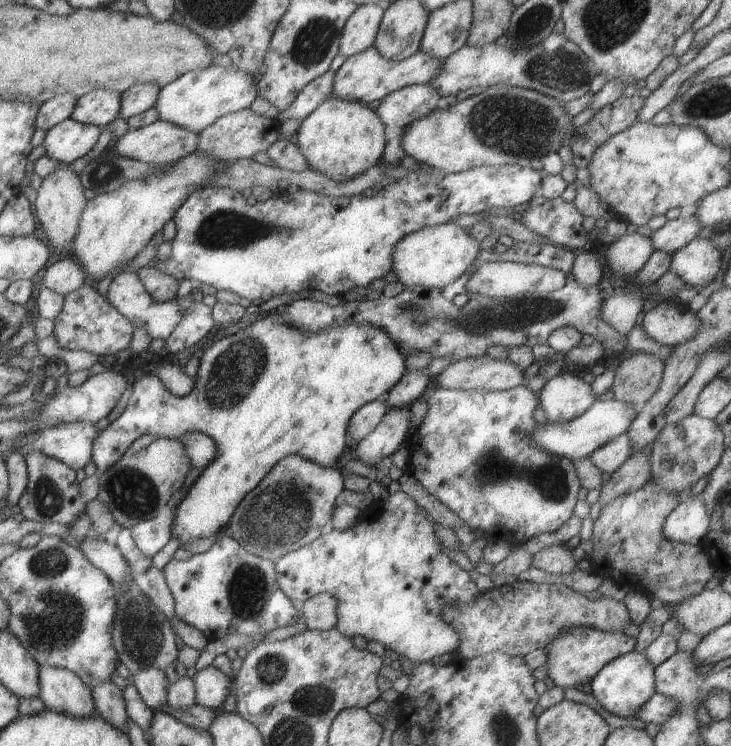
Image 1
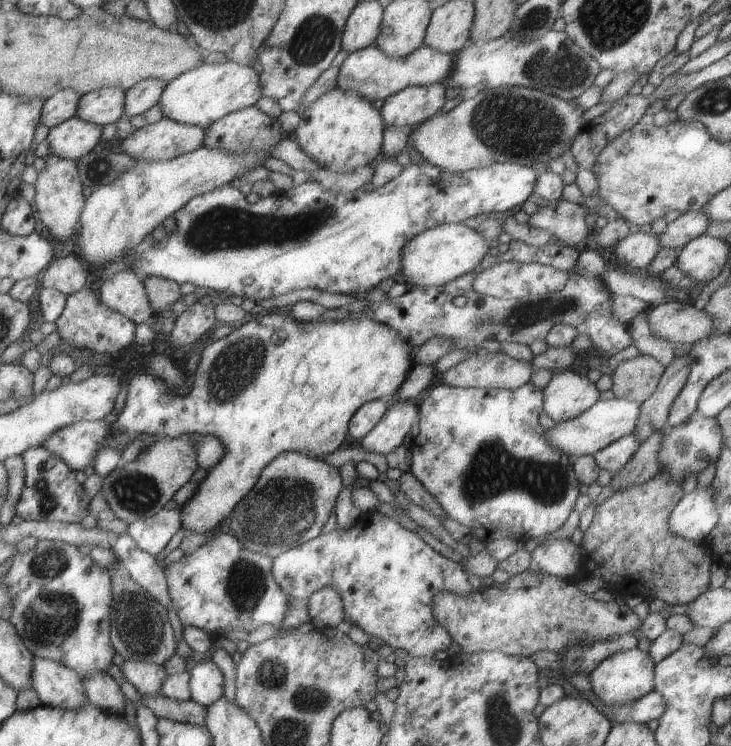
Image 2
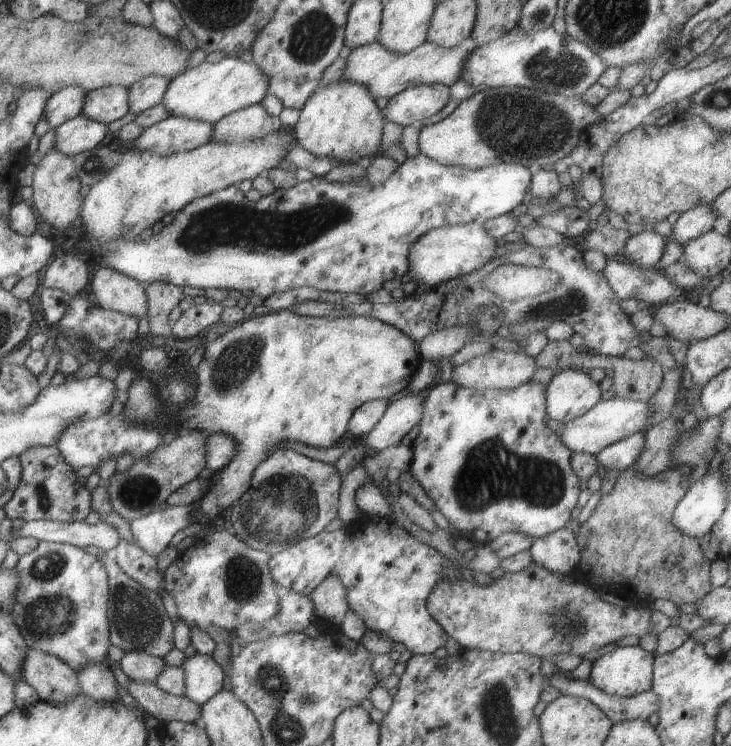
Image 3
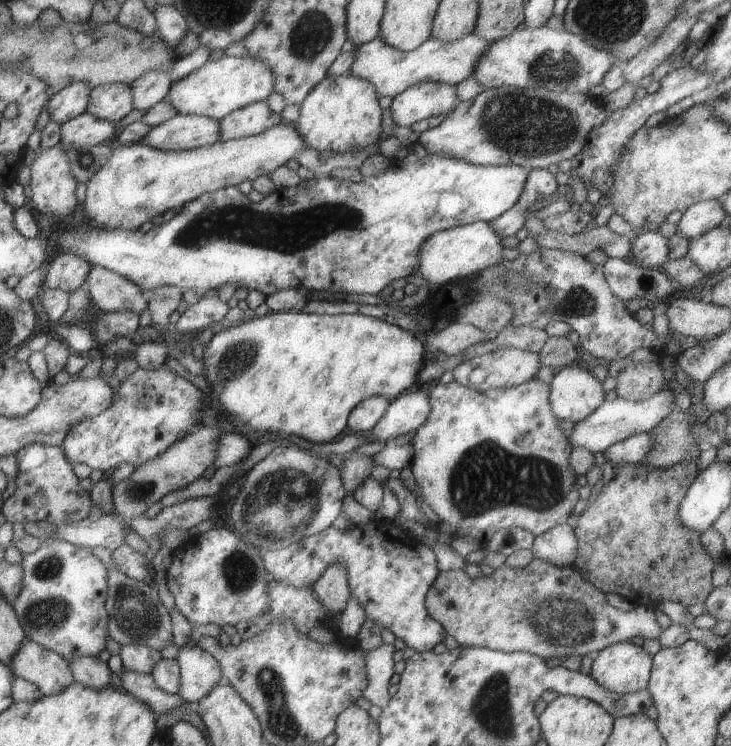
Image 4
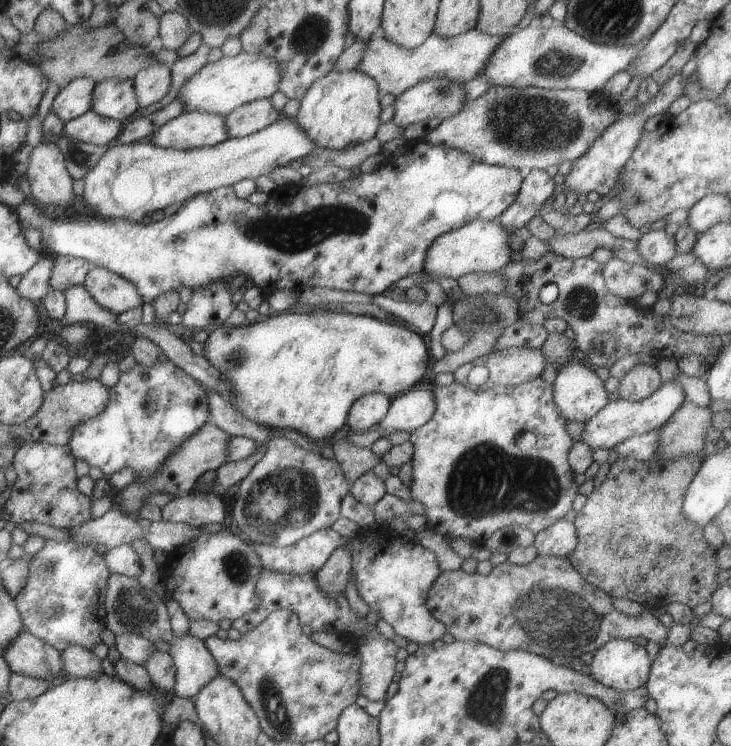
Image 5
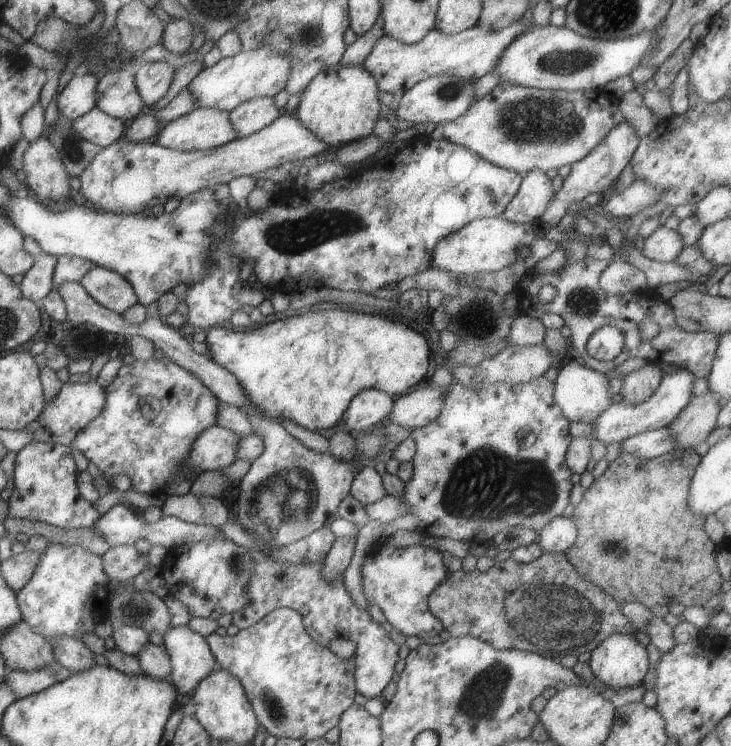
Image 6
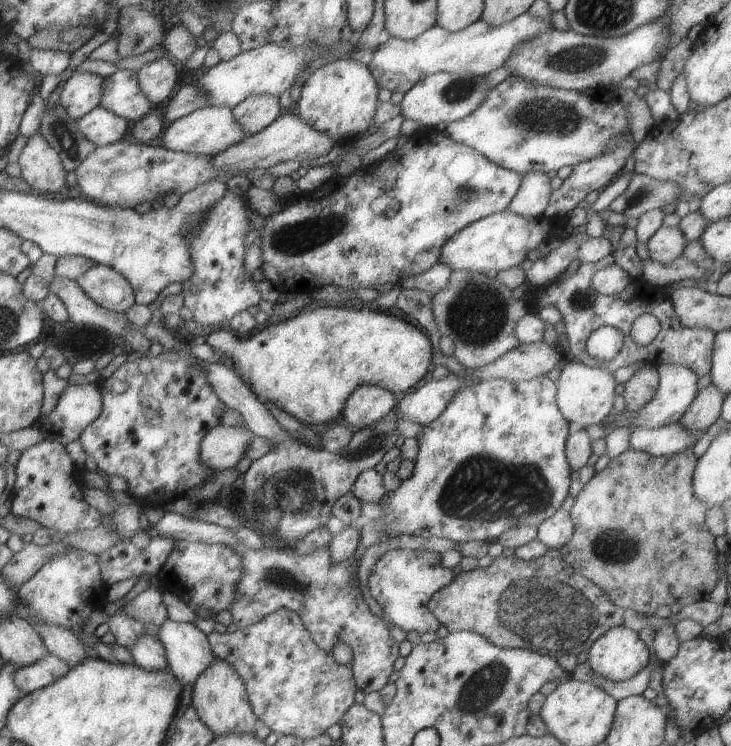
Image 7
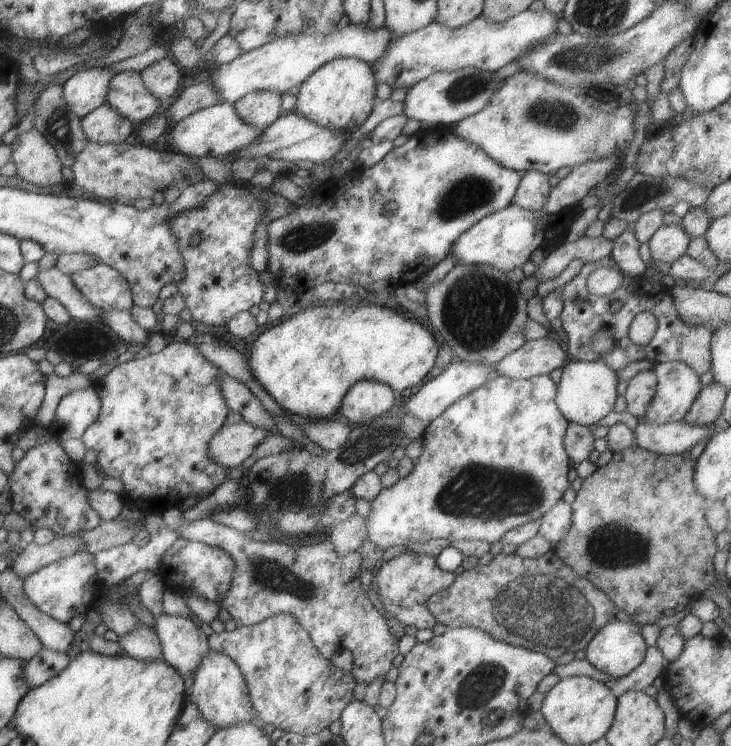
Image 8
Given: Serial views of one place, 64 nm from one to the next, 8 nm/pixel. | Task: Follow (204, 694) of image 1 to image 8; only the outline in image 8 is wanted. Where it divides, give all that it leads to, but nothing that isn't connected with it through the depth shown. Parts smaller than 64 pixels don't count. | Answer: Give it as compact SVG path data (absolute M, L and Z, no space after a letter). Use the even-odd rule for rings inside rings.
M160 614L156 619L163 660L183 678L195 672L200 661L210 652L207 637L193 620Z

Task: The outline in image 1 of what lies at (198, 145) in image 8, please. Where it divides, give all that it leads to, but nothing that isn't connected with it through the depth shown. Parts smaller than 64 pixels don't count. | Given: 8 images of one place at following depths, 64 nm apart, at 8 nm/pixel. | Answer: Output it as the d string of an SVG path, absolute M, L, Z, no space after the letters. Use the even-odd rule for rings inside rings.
M157 119L142 128L129 130L122 138L118 138L114 154L120 158L129 158L150 164L170 165L196 151L198 138L200 136L196 132L190 132L186 128L180 128L180 126L174 126L174 124Z

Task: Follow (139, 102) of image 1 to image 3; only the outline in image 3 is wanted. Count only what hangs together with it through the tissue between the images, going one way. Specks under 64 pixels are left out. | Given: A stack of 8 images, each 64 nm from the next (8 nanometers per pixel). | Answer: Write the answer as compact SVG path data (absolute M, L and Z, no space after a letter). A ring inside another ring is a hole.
M146 76L129 86L130 114L140 114L162 102L171 80L164 76Z

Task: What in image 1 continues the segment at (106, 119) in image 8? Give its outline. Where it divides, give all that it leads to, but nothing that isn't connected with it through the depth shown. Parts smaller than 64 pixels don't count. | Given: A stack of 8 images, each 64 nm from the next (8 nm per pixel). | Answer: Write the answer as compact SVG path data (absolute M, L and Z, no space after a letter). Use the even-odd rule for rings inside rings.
M67 118L47 130L42 146L52 160L72 164L94 148L103 129Z

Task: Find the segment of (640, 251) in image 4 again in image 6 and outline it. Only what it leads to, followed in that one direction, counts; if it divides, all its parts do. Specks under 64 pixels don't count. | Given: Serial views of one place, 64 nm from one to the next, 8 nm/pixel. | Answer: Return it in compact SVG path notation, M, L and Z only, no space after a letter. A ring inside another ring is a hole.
M662 225L645 239L643 256L658 263L669 263L676 259L684 247L682 236Z

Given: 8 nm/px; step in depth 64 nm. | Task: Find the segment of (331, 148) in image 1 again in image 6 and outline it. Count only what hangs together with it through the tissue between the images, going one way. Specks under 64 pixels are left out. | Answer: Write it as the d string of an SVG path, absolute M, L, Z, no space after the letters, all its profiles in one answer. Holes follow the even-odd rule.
M337 63L314 76L301 93L301 102L294 115L330 148L338 149L373 134L382 108L379 94L377 81L364 66Z

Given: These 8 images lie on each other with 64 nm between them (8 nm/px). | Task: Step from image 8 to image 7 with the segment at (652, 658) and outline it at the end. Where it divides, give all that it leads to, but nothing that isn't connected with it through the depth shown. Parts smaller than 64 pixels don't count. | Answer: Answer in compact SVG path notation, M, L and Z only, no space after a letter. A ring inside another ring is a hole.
M652 659L651 662L634 677L624 681L613 682L596 675L591 670L589 664L584 663L578 664L576 669L572 671L572 678L591 682L591 684L602 688L602 691L610 694L614 700L620 701L628 696L644 693L644 691L649 688L651 674L657 666L659 666L659 660Z

